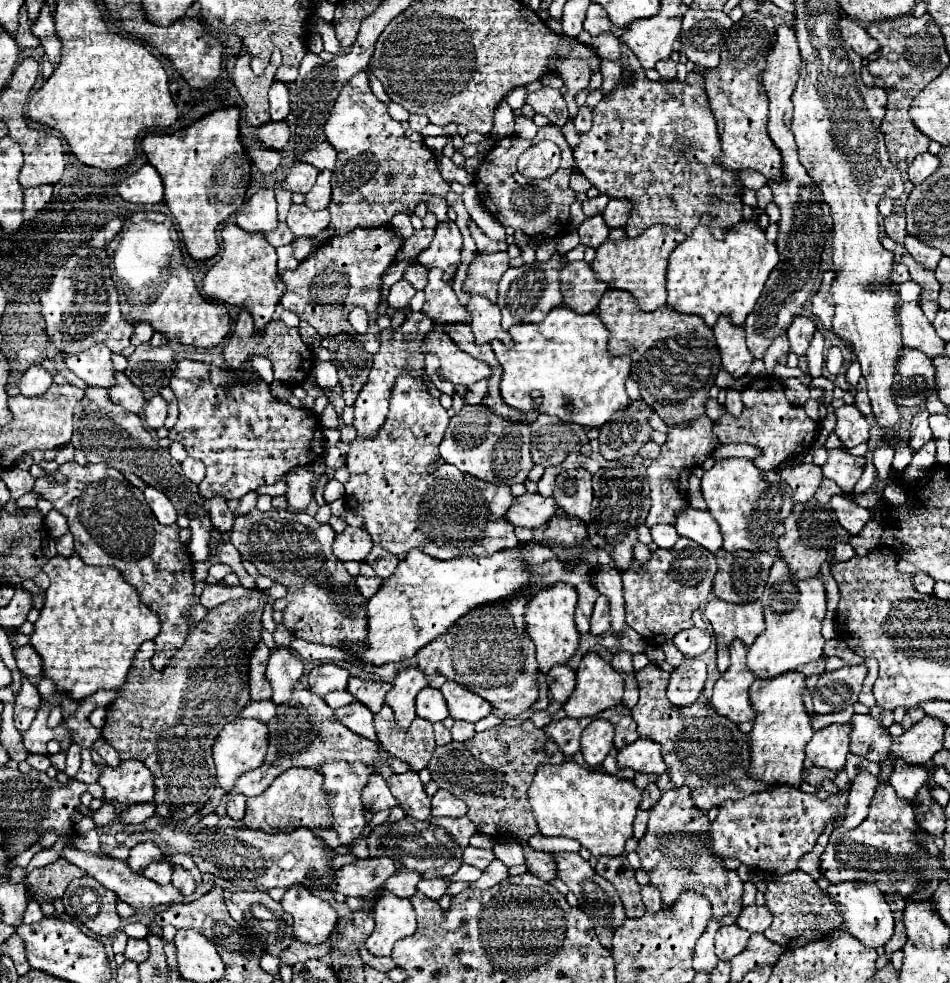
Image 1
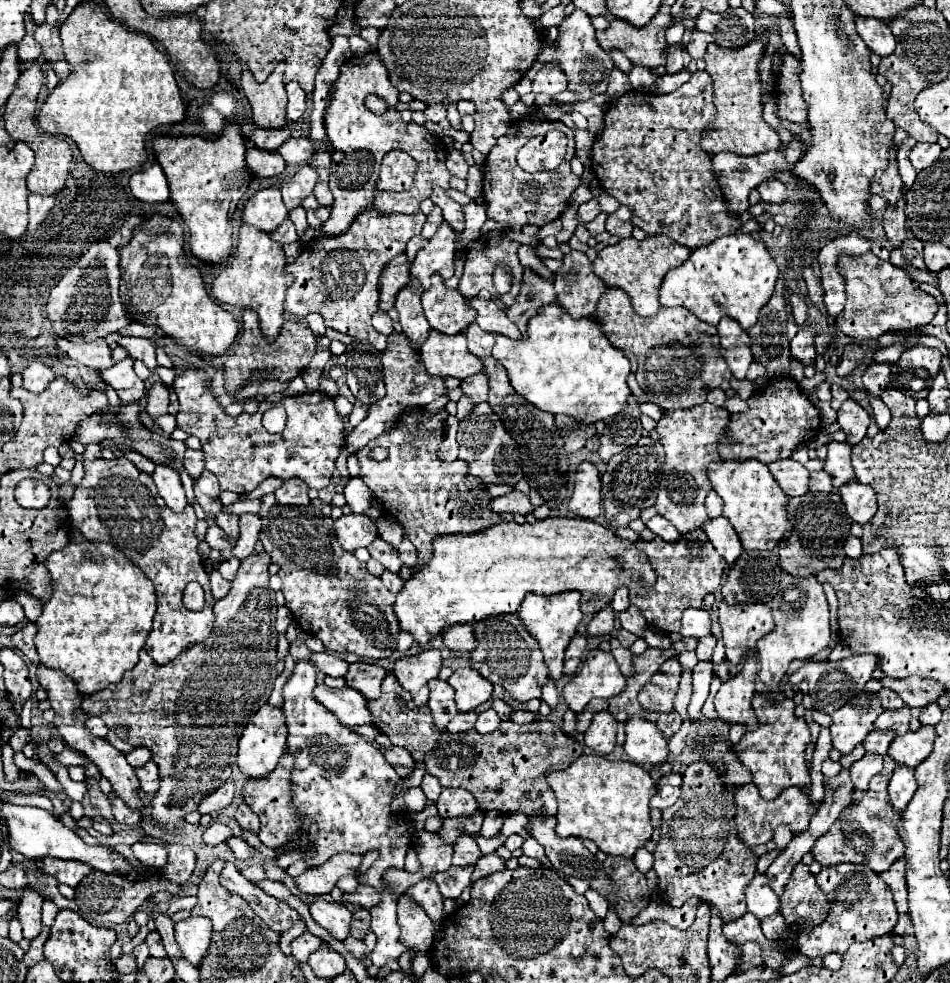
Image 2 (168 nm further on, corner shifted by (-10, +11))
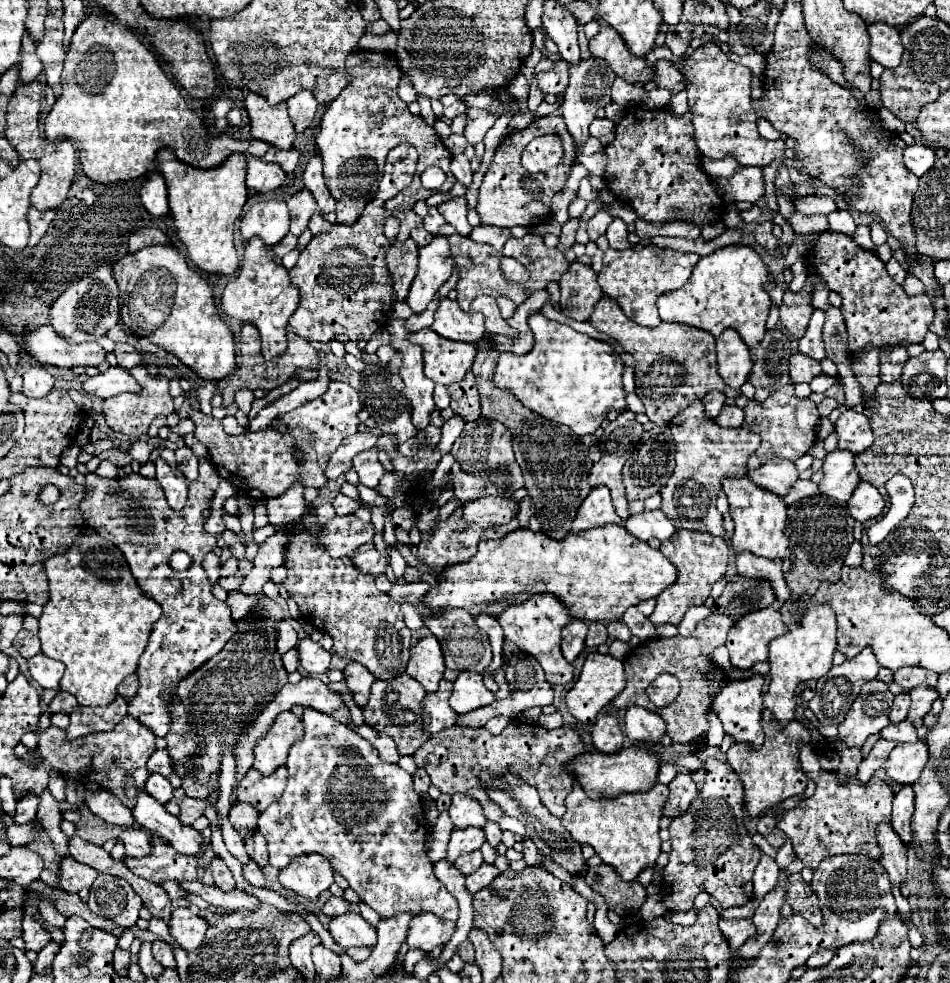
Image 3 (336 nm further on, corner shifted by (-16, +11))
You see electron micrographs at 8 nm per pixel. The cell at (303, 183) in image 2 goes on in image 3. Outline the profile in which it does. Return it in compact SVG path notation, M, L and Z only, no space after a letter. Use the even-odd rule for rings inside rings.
M300 190L286 204L290 208L290 218L292 218L292 222L290 222L290 234L300 236L306 230L310 216L318 210L316 202L314 202L314 196L308 190Z

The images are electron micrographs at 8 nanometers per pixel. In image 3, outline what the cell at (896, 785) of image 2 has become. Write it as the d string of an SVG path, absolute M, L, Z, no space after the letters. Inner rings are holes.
M904 786L894 796L894 808L892 808L892 818L890 818L894 832L902 838L904 844L912 840L912 828L910 828L912 814L914 814L914 790L912 786Z

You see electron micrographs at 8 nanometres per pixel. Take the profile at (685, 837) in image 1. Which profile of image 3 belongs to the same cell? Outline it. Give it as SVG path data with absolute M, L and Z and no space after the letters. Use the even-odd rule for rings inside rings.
M710 758L706 760L706 766L708 772L698 798L690 810L674 818L668 828L672 852L662 882L662 898L668 910L690 910L700 892L712 894L722 910L742 906L752 898L752 872L760 860L760 848L752 844L752 838L744 828L742 782L726 762Z

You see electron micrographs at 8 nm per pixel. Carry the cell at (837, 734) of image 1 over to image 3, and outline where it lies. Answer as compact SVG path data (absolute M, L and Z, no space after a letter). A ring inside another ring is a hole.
M872 680L864 684L860 696L854 700L852 708L846 714L846 720L838 726L840 738L848 746L862 746L870 734L880 732L890 724L888 714L892 708L894 694L888 690L888 684Z

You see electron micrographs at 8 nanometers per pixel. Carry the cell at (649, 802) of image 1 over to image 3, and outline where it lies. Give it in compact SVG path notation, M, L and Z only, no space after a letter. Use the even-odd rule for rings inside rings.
M678 774L672 782L670 782L670 796L668 802L664 806L664 816L668 818L676 818L682 816L684 812L688 812L690 804L696 800L698 796L698 788L696 782L692 780L690 774Z

